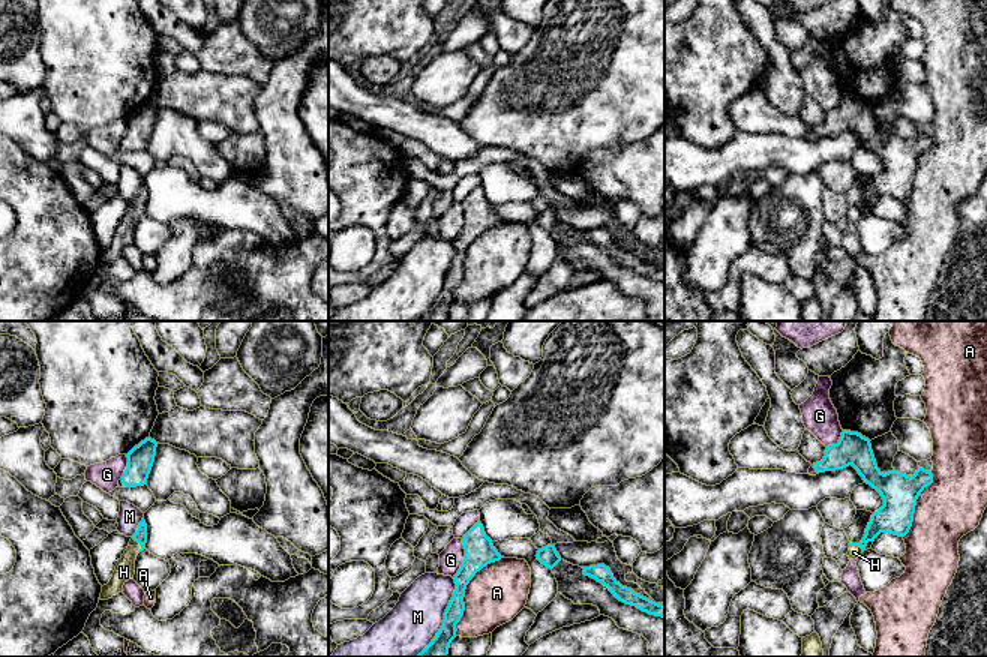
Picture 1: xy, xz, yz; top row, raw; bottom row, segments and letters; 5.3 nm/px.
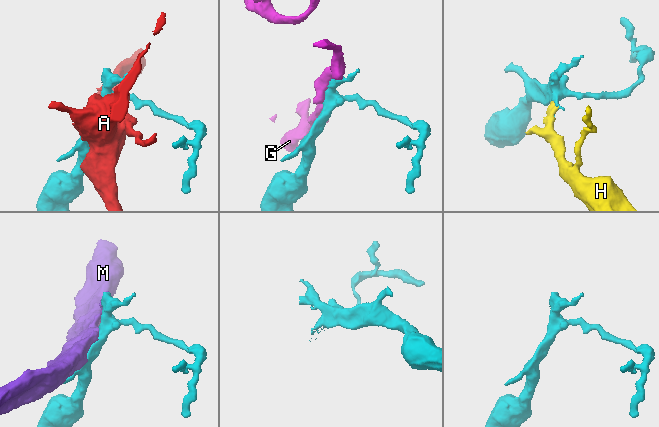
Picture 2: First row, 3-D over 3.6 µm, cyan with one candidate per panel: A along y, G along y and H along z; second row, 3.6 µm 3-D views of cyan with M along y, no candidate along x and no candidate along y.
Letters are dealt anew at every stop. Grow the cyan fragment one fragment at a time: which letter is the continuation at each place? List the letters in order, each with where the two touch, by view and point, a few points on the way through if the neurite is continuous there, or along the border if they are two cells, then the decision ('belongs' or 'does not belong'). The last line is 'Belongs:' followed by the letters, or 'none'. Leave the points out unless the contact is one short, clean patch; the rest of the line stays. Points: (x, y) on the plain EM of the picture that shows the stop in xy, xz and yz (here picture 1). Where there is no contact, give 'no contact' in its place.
A: meets cyan in xz at (464, 255); does not belong
G: meets cyan in xz at (464, 222); does not belong
H: meets cyan in xy at (140, 207); runs through xy (140, 200), (140, 207), (131, 216), (125, 233); belongs
M: meets cyan in xz at (444, 281); does not belong
Belongs: H

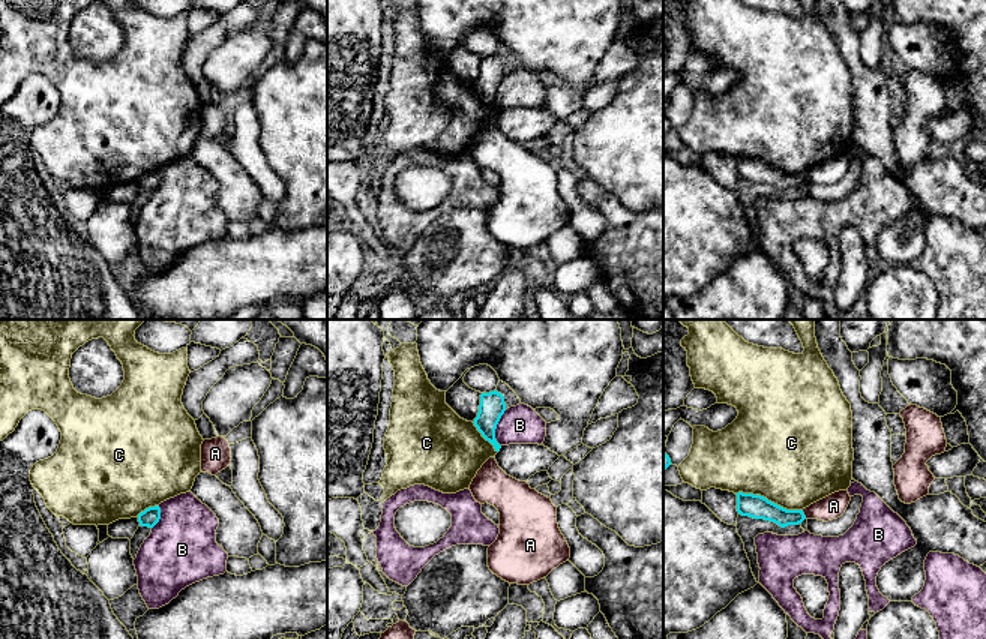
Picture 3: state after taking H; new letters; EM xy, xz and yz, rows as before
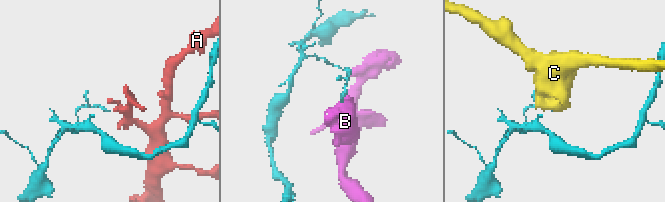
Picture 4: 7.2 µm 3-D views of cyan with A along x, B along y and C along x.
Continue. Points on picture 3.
A: meets cyan in yz at (803, 179); border along yz (802, 174), (806, 182); does not belong
B: meets cyan in xz at (496, 92); does not belong
C: meets cyan in yz at (767, 164); does not belong
Belongs: none

